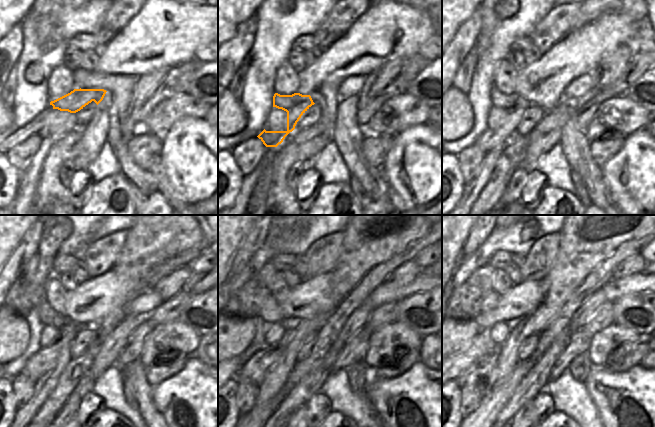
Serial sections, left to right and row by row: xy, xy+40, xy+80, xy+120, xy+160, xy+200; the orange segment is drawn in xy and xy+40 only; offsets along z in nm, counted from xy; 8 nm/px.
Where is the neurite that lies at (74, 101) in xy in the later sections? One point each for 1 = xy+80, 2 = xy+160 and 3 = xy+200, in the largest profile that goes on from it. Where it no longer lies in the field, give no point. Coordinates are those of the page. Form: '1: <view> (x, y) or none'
1: xy+80 (515, 106)
2: xy+160 (254, 369)
3: xy+200 (480, 376)

